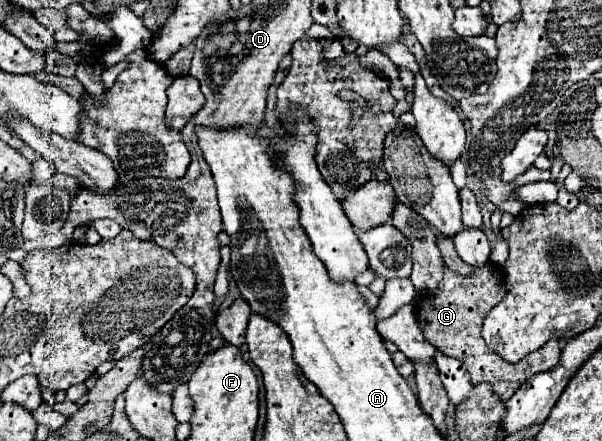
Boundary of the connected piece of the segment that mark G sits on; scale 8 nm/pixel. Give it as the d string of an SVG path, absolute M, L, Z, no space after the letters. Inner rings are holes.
M482 266L474 268L472 276L458 276L450 268L444 268L444 280L436 292L436 296L424 296L416 308L418 312L418 322L422 326L422 332L426 340L438 348L442 354L464 360L468 366L468 372L472 376L472 384L480 382L490 382L494 386L494 392L502 398L508 400L530 376L536 376L538 372L546 372L558 364L562 348L558 340L550 340L544 344L538 352L532 352L530 356L522 358L518 364L510 364L502 360L498 354L490 352L486 342L482 340L482 322L486 314L506 296L506 284L504 276L500 270Z

